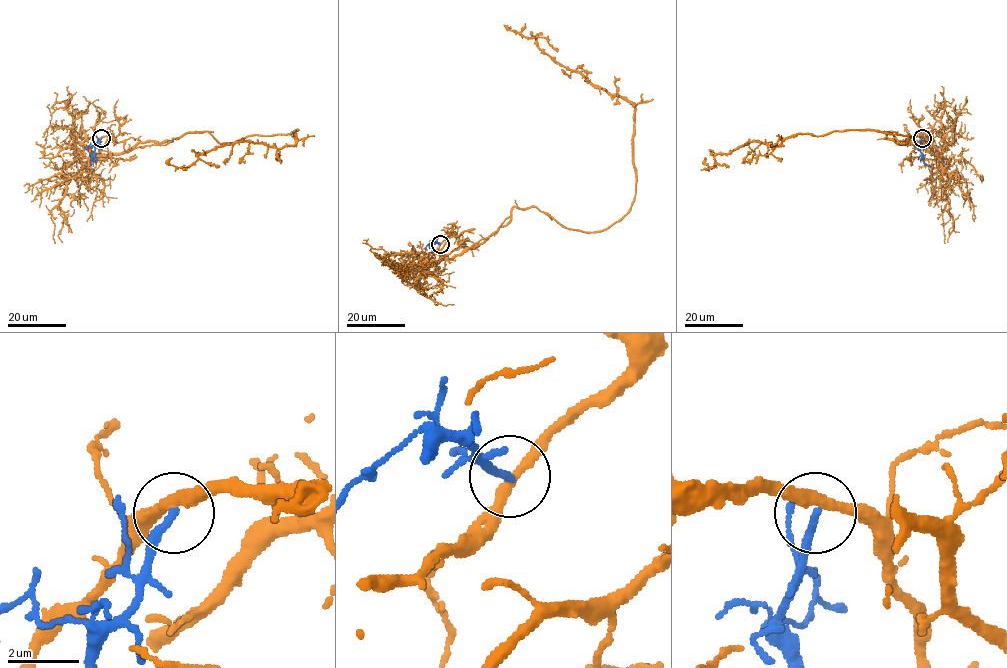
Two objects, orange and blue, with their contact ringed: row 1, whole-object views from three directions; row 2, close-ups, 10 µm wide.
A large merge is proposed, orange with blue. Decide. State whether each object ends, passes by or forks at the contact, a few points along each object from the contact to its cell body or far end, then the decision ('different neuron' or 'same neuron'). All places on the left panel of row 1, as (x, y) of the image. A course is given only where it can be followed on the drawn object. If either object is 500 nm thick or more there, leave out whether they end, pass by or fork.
orange passes by; blue ends there; orange runs (101, 138), (90, 157), (186, 133), (229, 143), (297, 130), (282, 148), (216, 146), (185, 167), (172, 158); blue runs (101, 138), (90, 162), (93, 166); different neuron

